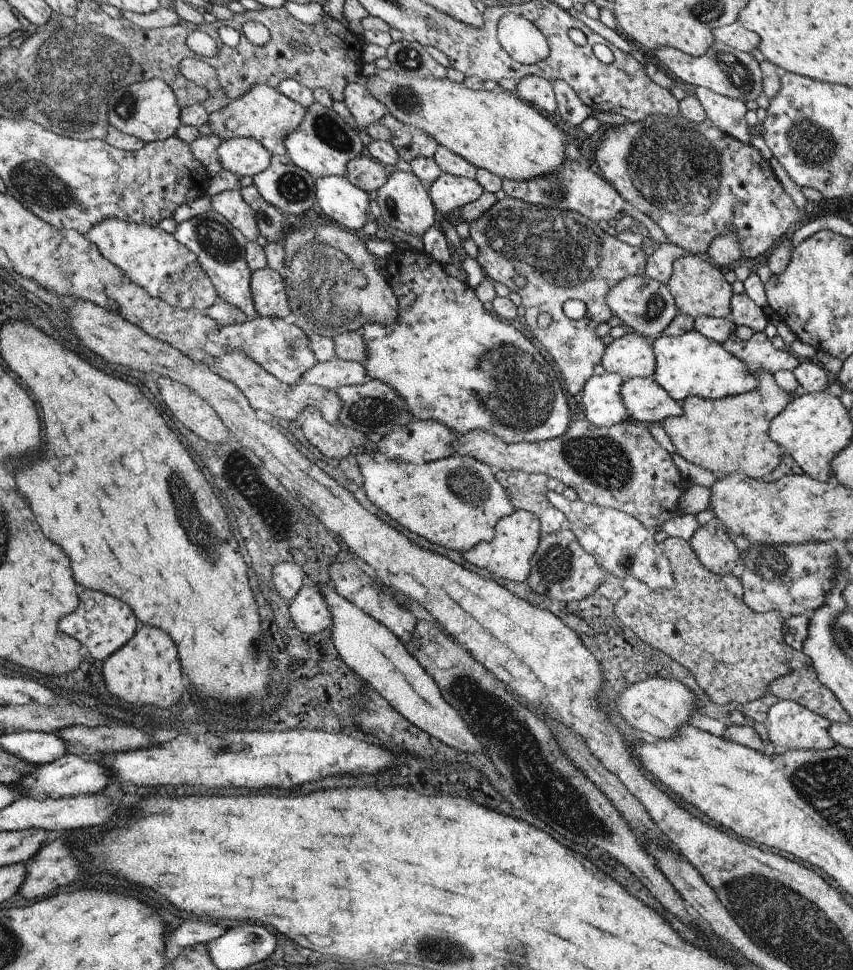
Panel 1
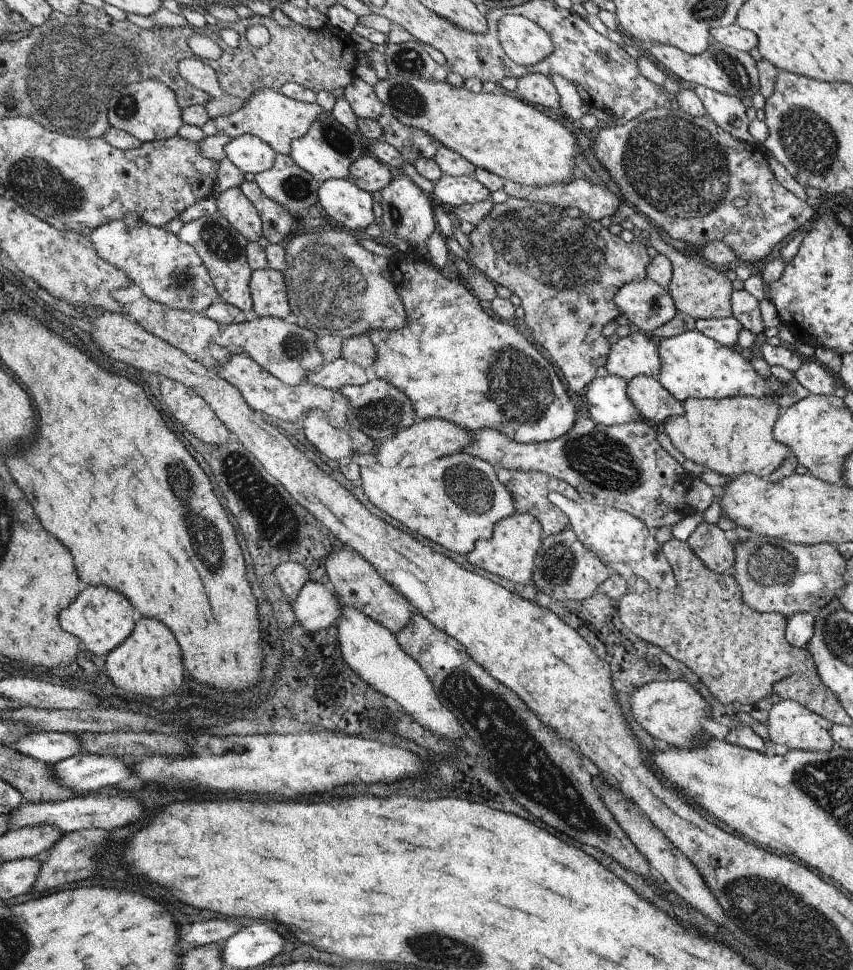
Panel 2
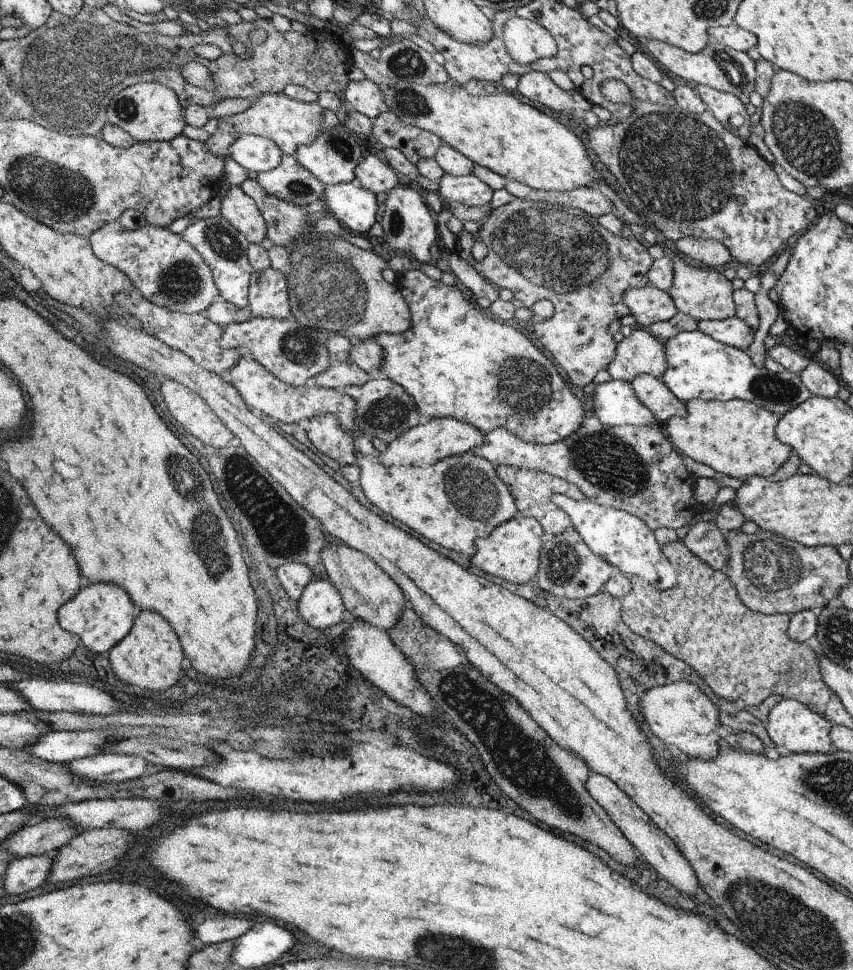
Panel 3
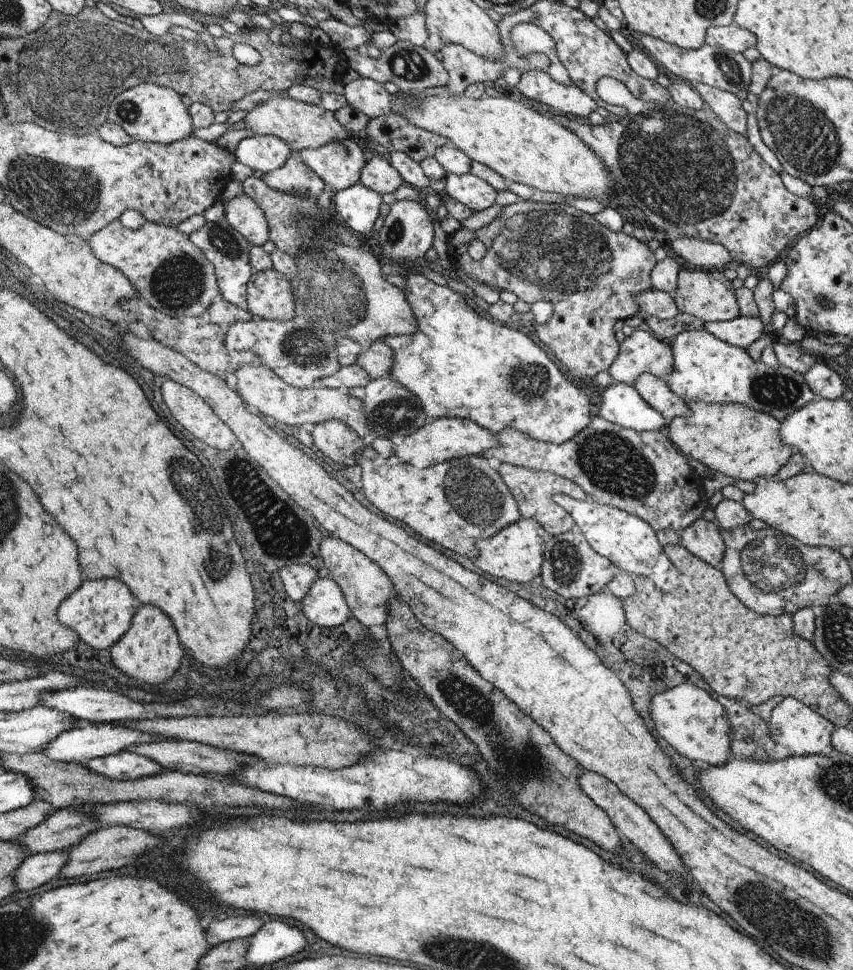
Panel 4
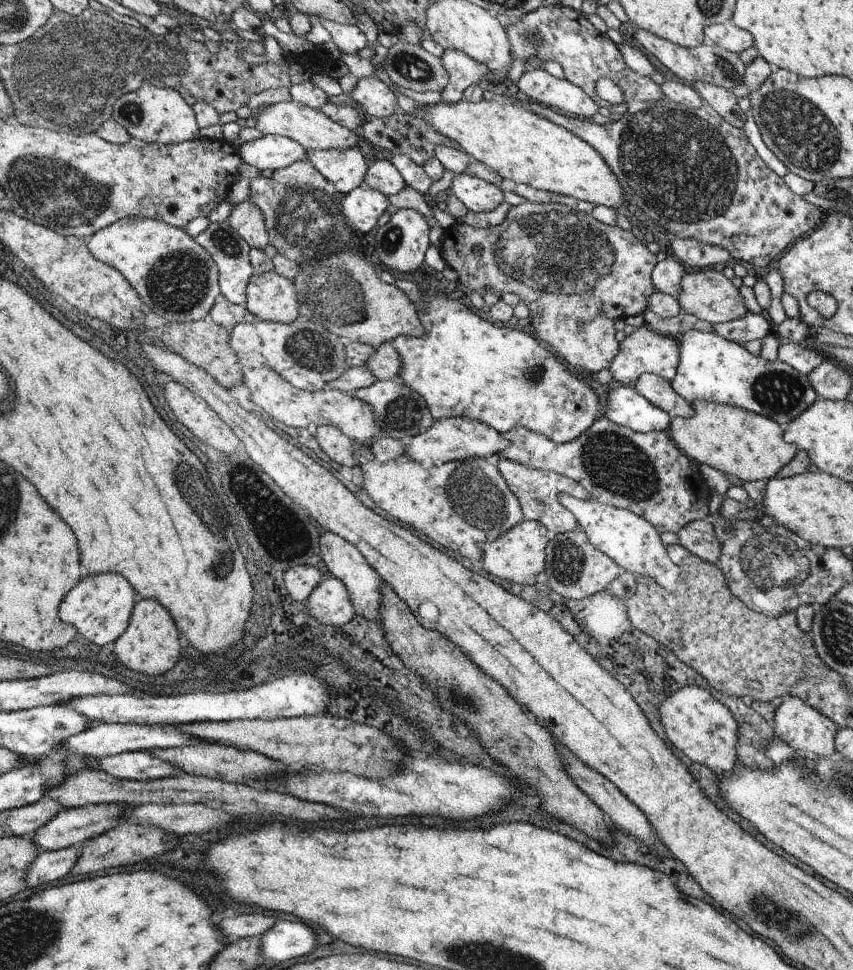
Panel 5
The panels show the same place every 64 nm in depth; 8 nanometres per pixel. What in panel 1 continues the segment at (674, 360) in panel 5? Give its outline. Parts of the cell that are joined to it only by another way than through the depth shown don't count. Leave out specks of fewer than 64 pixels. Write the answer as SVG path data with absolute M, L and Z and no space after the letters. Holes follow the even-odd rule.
M628 330L623 337L615 339L614 342L606 347L602 356L601 365L608 373L619 374L624 380L634 377L654 376L656 361L652 341L643 337L640 333Z

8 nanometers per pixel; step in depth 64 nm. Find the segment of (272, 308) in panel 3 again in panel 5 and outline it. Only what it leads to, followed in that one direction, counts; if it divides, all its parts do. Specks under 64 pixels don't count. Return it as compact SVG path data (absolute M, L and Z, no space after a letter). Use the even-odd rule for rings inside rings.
M275 271L253 275L248 284L246 308L262 321L291 323L301 310L297 287Z

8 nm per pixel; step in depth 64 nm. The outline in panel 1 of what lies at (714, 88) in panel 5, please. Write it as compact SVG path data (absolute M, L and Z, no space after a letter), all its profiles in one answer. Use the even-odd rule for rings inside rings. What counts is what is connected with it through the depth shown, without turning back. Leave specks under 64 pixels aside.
M697 87L695 95L710 119L724 134L748 144L753 136L746 123L745 102L714 92L706 87Z

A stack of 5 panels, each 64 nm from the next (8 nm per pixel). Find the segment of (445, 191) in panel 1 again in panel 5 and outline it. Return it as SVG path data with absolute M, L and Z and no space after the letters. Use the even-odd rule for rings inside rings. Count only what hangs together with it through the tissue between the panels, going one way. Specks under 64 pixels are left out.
M466 173L457 175L450 189L467 209L474 212L490 212L498 208L504 198L504 190L498 185Z

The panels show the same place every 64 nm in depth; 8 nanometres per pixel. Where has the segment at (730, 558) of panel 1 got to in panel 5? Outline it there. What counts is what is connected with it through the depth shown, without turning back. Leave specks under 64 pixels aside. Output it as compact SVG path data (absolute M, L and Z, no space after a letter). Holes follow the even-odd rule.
M707 517L693 520L683 526L678 532L680 544L699 556L702 560L718 565L721 555L721 542L715 535L713 524Z

